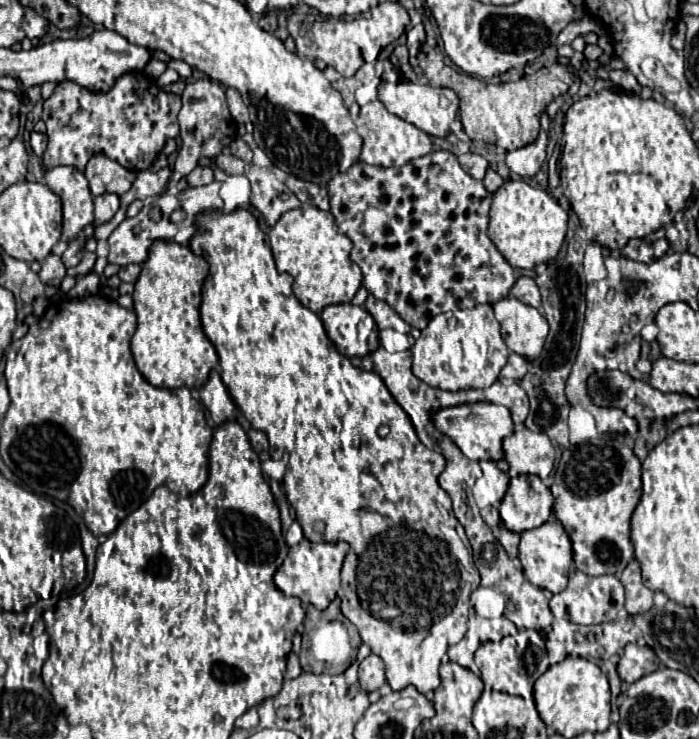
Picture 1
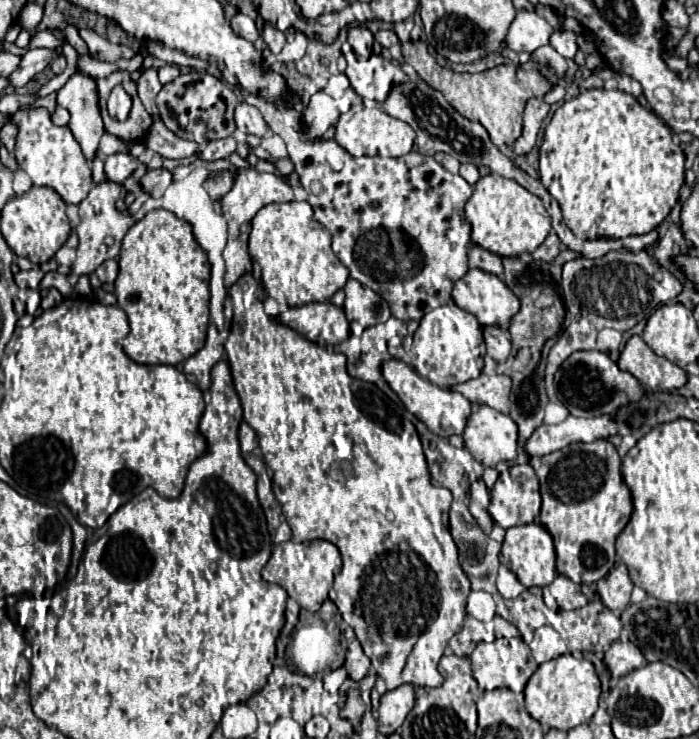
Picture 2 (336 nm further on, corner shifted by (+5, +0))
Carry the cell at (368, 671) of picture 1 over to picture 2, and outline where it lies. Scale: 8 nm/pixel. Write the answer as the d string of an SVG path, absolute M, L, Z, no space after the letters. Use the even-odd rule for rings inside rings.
M358 640L350 642L348 652L346 652L346 662L344 662L344 668L348 670L348 676L358 682L368 674L368 666L370 666L370 658L362 652L360 642Z

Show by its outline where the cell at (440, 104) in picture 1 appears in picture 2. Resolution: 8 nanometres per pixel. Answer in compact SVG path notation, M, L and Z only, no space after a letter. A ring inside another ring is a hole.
M351 51L344 54L344 58L344 74L360 98L382 102L394 84L408 80L408 76L398 66L394 66L390 60L384 60L382 56L370 56L366 62L360 62L361 57Z

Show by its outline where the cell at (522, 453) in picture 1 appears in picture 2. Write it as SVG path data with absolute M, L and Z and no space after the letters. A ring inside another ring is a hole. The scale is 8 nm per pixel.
M474 406L462 438L466 450L484 466L516 458L518 426L510 416L490 406Z

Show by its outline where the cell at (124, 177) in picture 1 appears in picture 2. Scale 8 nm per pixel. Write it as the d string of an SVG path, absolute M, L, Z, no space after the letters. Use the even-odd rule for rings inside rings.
M72 74L70 80L58 90L58 104L70 112L68 128L82 146L88 160L98 152L102 138L102 116L98 108L98 90L94 78L88 74Z

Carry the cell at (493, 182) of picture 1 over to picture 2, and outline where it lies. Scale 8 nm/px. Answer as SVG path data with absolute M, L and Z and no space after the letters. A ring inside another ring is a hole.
M460 164L460 172L458 172L470 186L474 186L476 182L478 182L478 178L480 178L480 174L478 174L478 168L474 166L474 164Z

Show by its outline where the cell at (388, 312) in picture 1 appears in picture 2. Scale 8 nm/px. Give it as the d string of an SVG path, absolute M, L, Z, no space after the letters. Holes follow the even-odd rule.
M348 278L344 292L346 292L346 300L342 310L350 322L356 320L364 328L368 328L368 326L386 322L392 316L388 302L374 290L362 286L358 280Z

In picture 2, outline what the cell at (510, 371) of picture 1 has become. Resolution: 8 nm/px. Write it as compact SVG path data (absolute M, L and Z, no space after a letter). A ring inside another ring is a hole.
M484 326L484 342L488 356L492 356L496 362L504 362L510 354L510 338L508 330L498 326Z

